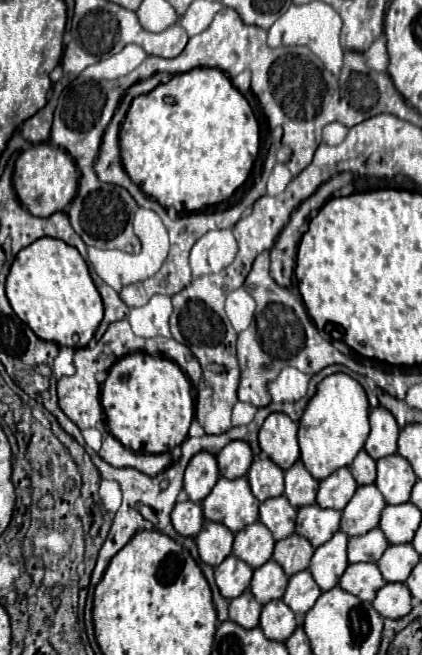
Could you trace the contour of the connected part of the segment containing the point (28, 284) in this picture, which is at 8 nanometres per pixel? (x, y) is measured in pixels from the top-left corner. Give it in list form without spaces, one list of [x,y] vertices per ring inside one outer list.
[[[40,238],[22,248],[6,278],[6,296],[16,316],[46,342],[86,348],[104,318],[102,298],[80,252],[56,238]]]

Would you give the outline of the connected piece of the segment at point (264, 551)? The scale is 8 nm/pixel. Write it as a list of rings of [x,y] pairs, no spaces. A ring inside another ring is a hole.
[[[254,522],[236,534],[232,554],[256,570],[272,558],[274,544],[272,532],[262,522]]]

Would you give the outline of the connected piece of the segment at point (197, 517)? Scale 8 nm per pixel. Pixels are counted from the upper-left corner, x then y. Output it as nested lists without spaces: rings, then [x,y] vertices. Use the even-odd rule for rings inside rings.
[[[178,502],[172,510],[172,526],[180,536],[194,538],[198,536],[198,528],[202,528],[202,506],[196,502]]]

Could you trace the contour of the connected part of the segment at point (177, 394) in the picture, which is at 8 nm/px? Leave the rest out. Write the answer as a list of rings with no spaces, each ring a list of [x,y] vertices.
[[[134,352],[118,360],[102,384],[102,408],[108,432],[140,454],[162,454],[182,444],[194,420],[192,384],[176,362]]]

